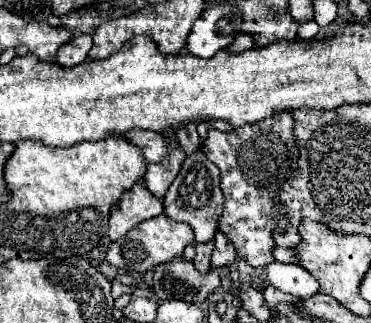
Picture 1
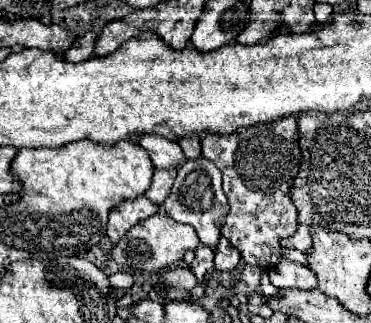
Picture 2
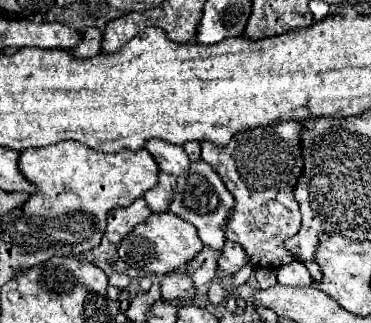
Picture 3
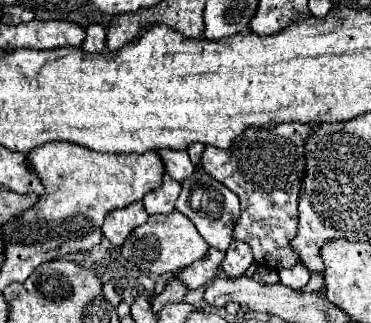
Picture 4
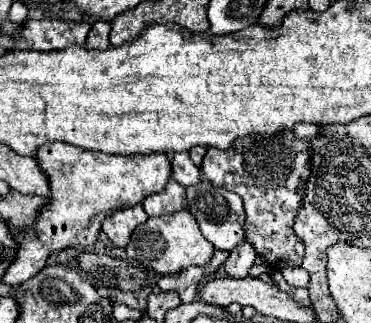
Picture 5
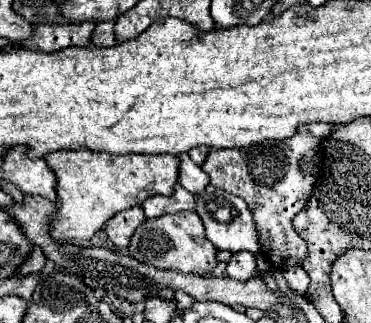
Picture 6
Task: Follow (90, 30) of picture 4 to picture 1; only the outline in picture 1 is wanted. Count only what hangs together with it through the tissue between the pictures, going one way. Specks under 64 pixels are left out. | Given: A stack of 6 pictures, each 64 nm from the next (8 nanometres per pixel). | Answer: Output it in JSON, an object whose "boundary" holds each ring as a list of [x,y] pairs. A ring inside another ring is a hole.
{"boundary":[[[82,34],[82,36],[74,36],[68,44],[64,44],[64,48],[60,48],[60,52],[56,54],[56,62],[60,66],[76,66],[88,60],[88,52],[92,48],[92,36],[90,34]]]}

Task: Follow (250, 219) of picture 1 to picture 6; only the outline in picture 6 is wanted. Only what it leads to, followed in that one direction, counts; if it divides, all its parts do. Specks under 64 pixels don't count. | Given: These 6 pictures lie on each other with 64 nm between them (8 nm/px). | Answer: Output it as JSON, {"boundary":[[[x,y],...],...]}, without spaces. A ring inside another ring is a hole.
{"boundary":[[[302,124],[298,132],[284,142],[262,142],[252,148],[212,148],[204,172],[210,176],[210,184],[228,190],[248,202],[256,224],[260,226],[260,242],[264,254],[270,258],[274,268],[302,266],[308,256],[306,242],[296,234],[292,218],[306,208],[318,172],[324,160],[324,140],[332,134],[332,124]]]}

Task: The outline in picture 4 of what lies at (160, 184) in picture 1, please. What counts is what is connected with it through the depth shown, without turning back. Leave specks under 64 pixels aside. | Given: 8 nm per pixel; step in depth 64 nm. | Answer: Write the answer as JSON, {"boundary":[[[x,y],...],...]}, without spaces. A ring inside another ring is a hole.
{"boundary":[[[164,174],[164,182],[158,190],[150,192],[148,196],[144,196],[144,208],[146,212],[152,216],[152,214],[170,214],[180,196],[180,184],[176,180],[172,180],[168,174]]]}

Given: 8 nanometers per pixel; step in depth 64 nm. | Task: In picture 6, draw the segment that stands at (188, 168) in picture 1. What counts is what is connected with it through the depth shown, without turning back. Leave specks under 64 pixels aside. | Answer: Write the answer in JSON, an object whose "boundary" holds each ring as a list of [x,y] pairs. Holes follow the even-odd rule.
{"boundary":[[[208,186],[200,196],[196,196],[196,202],[198,202],[196,212],[200,214],[200,218],[204,222],[206,236],[218,250],[230,250],[230,252],[248,250],[252,254],[260,252],[260,248],[262,248],[260,234],[258,234],[256,222],[252,220],[252,212],[242,198],[232,196],[228,192],[220,192],[216,186]]]}

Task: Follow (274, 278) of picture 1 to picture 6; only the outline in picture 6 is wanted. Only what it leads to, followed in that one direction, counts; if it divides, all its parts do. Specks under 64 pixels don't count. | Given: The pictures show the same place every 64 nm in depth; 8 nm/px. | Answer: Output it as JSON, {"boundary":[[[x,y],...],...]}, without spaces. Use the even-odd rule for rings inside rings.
{"boundary":[[[300,266],[286,268],[286,270],[284,270],[284,280],[286,280],[288,288],[290,288],[294,294],[298,294],[298,296],[304,296],[306,290],[308,290],[308,284],[310,284],[308,274],[306,274]]]}

